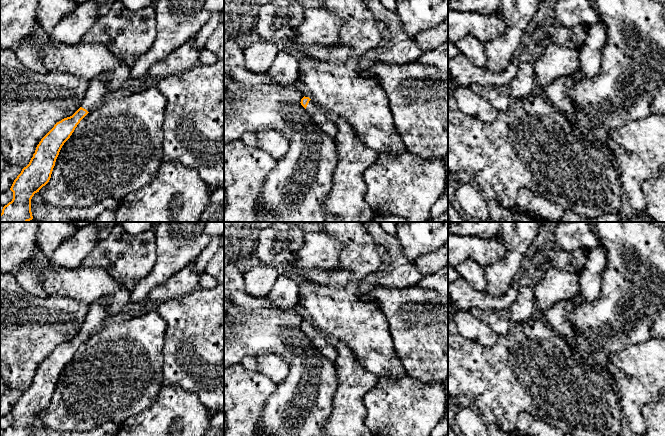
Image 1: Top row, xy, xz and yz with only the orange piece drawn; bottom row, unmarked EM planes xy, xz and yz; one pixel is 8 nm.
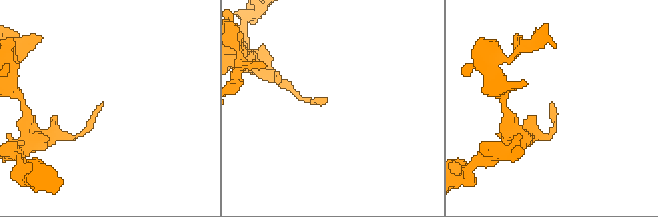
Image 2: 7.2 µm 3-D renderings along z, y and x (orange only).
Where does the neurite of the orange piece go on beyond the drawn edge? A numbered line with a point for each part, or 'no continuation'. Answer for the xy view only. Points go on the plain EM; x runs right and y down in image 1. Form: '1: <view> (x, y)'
1: xy (97, 314)

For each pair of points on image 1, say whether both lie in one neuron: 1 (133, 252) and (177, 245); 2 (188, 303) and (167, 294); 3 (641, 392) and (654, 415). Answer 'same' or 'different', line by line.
1: different
2: different
3: different

